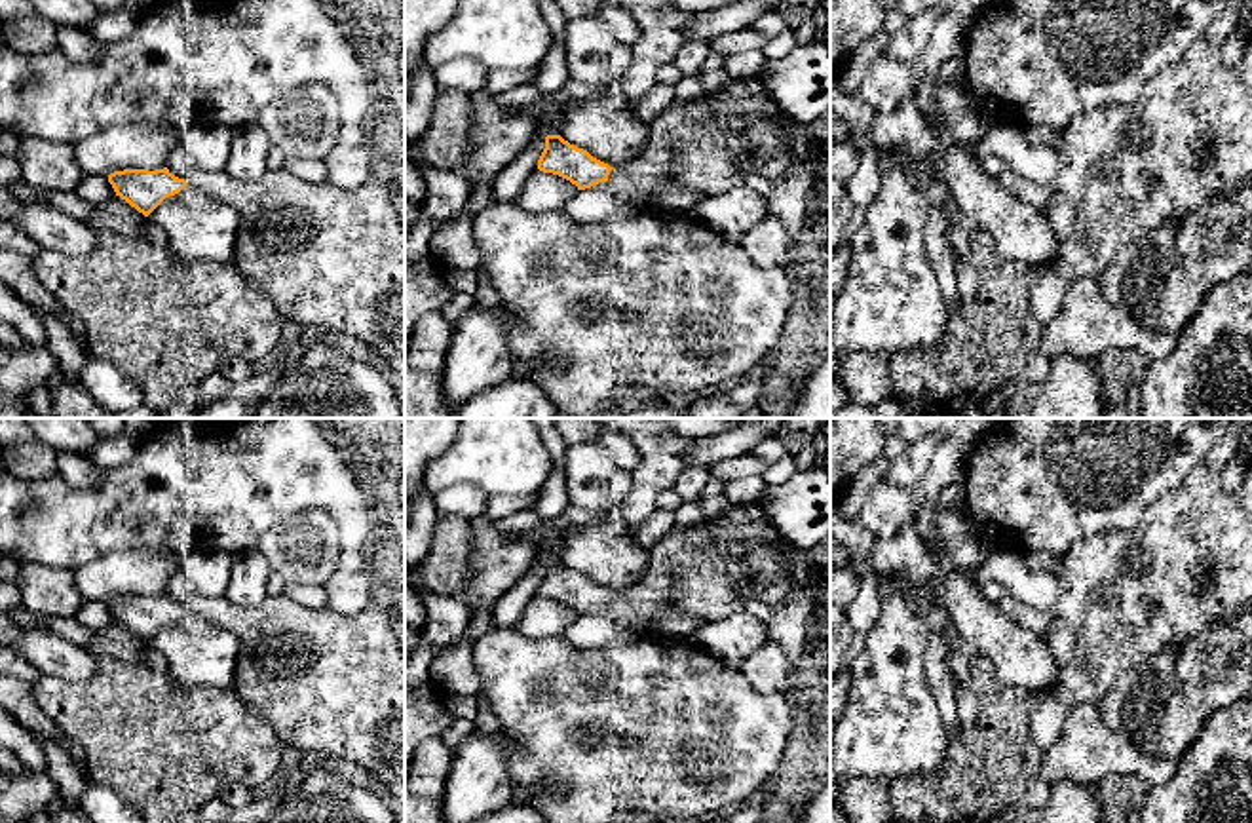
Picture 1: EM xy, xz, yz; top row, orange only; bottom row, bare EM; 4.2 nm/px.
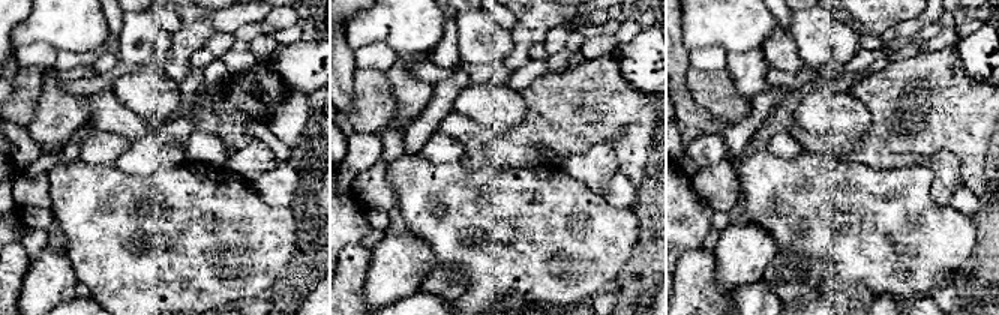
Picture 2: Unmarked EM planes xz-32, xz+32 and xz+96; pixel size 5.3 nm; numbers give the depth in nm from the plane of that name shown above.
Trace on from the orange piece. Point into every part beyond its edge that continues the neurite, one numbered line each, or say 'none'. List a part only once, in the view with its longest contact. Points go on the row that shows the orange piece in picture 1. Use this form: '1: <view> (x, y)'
1: xz (709, 143)

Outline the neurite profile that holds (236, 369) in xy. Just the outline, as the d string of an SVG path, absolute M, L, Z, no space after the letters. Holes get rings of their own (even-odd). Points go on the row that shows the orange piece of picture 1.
M232 357L228 359L222 367L220 373L232 382L243 382L253 376L253 365L241 357Z

